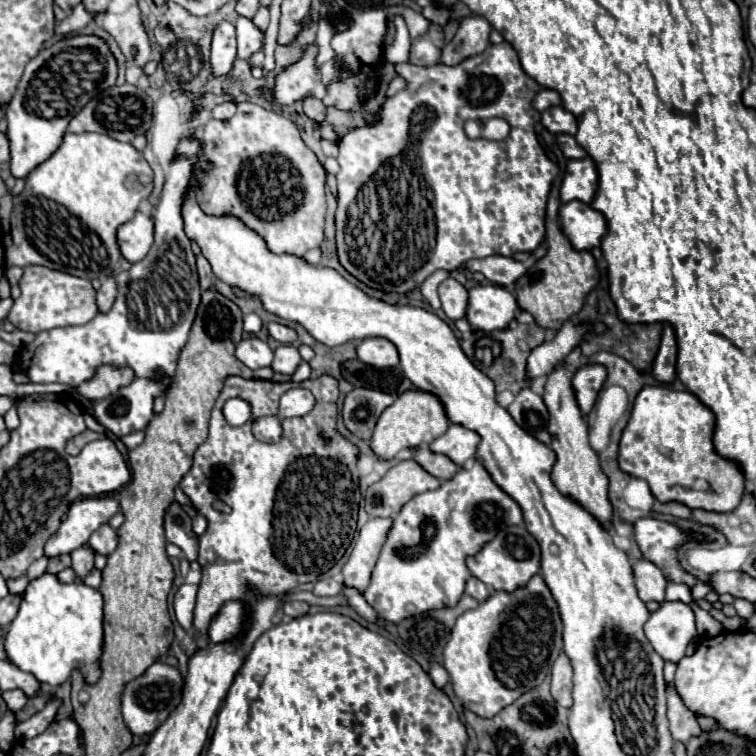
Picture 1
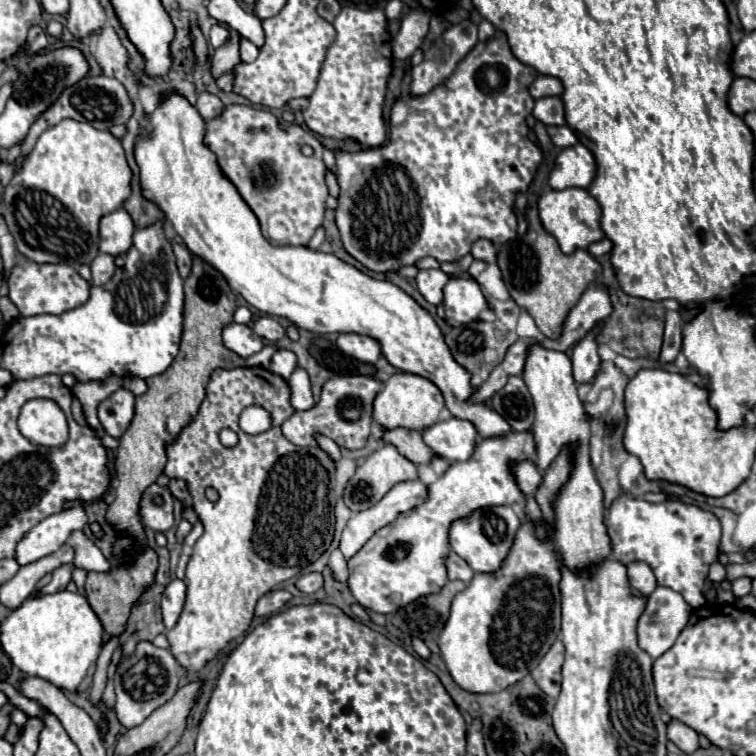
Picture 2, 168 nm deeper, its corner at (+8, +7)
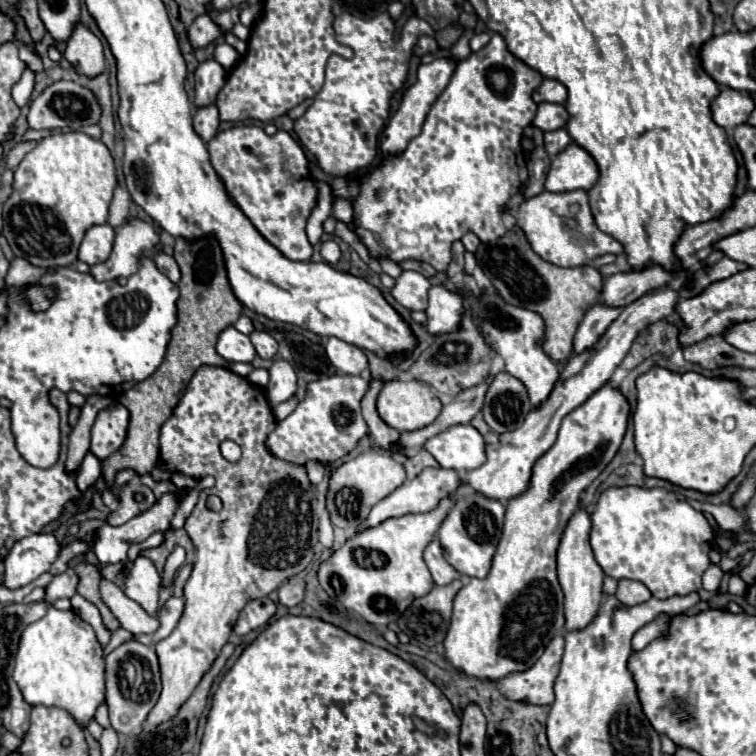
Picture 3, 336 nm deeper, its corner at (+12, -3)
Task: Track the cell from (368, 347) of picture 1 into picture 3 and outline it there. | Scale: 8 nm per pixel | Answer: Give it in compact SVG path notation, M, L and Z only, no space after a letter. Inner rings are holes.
M330 337L326 341L326 355L330 359L330 363L340 371L340 373L348 373L348 375L362 375L368 369L368 357L362 349Z

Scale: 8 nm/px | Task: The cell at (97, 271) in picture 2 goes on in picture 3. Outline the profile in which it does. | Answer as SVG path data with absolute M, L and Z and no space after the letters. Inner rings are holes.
M134 219L128 223L122 223L116 227L116 241L114 241L114 249L112 255L98 265L90 267L90 275L96 281L108 281L108 279L116 279L116 277L130 277L136 269L138 269L138 257L146 253L154 253L158 243L158 235L156 235L156 225L150 219Z

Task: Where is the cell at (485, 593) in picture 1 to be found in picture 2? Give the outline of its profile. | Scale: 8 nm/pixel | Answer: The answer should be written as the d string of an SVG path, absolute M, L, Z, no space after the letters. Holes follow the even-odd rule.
M450 551L448 557L446 557L446 571L448 571L448 579L450 581L452 579L460 579L460 581L468 583L474 577L474 571L470 569L470 565L462 557L458 557L454 551Z

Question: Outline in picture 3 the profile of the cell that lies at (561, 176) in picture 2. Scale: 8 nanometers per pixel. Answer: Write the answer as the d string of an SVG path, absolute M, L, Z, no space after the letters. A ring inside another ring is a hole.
M570 143L562 153L558 153L546 175L546 189L552 193L562 191L588 191L598 179L596 161L588 151Z

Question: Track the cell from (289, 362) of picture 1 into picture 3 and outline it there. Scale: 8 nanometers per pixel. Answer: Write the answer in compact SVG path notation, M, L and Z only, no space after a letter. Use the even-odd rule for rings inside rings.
M276 359L268 369L268 373L270 373L270 381L266 385L266 395L268 395L268 403L276 407L278 403L290 399L296 393L296 373L292 365L284 359Z

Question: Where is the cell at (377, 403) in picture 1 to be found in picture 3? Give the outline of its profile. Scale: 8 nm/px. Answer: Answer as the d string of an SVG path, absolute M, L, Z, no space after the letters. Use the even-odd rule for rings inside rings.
M321 374L318 381L312 381L306 389L304 401L296 407L292 415L276 423L276 429L268 435L268 449L272 455L300 463L318 461L322 465L332 465L344 455L358 447L358 441L368 435L366 421L362 417L362 399L368 393L368 379L354 375Z

